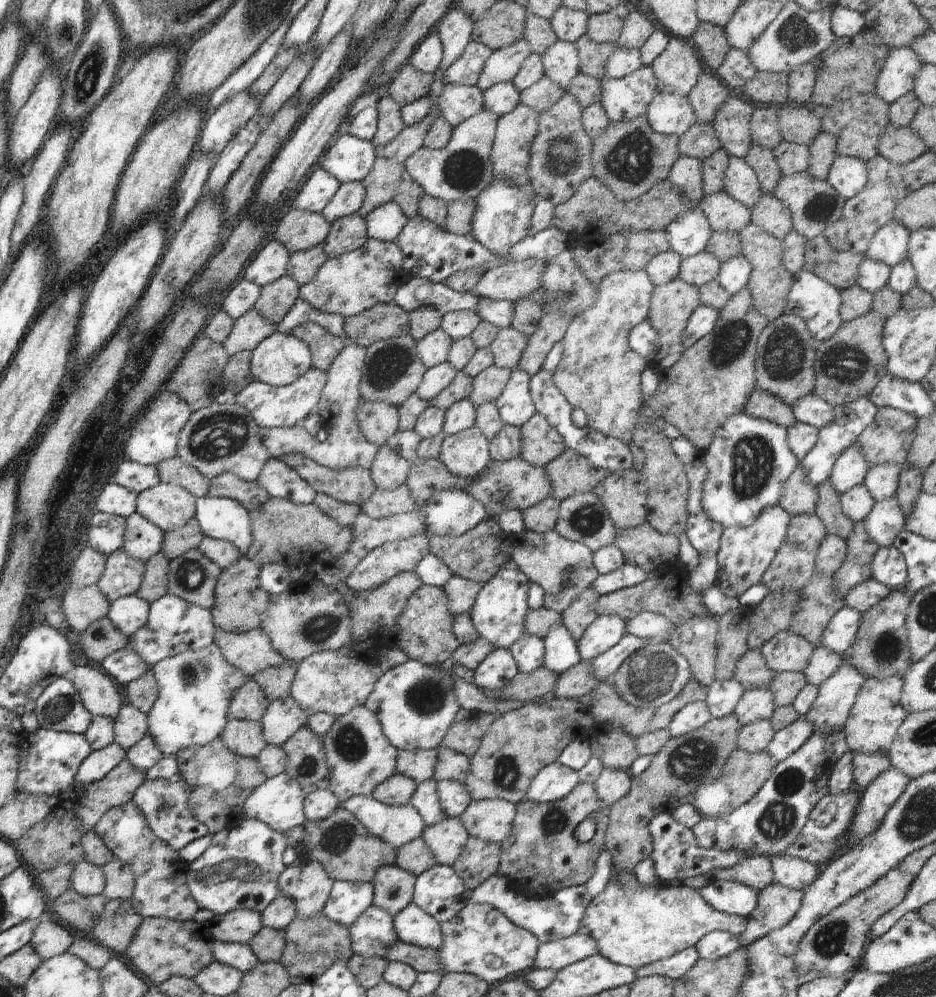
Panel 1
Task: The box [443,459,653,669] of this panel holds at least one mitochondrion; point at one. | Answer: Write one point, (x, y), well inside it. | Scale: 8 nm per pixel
(586, 520)

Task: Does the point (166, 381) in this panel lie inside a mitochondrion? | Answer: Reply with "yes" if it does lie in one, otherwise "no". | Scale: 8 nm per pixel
no

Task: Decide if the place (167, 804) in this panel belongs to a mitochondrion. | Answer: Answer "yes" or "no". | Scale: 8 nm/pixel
yes

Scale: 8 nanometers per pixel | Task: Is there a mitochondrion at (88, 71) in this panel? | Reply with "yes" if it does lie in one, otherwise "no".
yes

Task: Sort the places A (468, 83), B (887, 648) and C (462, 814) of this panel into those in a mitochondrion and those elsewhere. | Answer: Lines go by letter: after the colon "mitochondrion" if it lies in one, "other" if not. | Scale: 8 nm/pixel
A: other
B: mitochondrion
C: other

